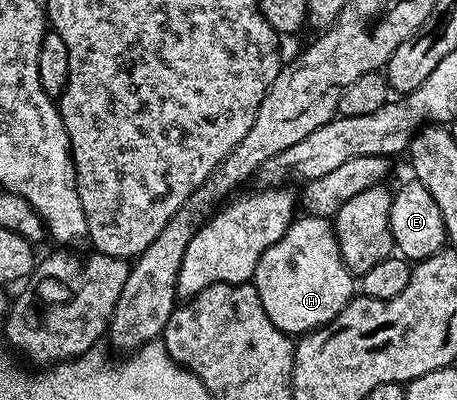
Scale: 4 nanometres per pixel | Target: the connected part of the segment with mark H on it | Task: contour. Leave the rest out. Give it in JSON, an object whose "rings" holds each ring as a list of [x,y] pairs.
{"rings":[[[313,215],[293,218],[292,224],[286,229],[284,236],[278,241],[274,241],[274,245],[270,245],[270,249],[266,249],[266,253],[262,253],[256,266],[254,286],[258,297],[262,297],[262,309],[266,309],[266,317],[270,317],[270,321],[274,321],[274,325],[278,325],[278,329],[282,329],[290,337],[299,337],[308,334],[309,331],[317,331],[319,327],[325,327],[331,319],[338,317],[338,313],[342,313],[344,306],[354,297],[354,276],[342,261],[342,253],[338,249],[338,241],[336,240],[335,226],[329,220],[319,219]]]}

